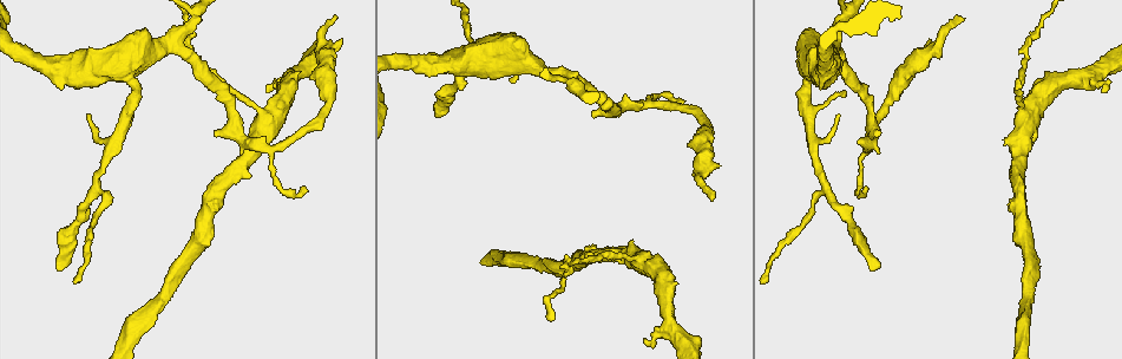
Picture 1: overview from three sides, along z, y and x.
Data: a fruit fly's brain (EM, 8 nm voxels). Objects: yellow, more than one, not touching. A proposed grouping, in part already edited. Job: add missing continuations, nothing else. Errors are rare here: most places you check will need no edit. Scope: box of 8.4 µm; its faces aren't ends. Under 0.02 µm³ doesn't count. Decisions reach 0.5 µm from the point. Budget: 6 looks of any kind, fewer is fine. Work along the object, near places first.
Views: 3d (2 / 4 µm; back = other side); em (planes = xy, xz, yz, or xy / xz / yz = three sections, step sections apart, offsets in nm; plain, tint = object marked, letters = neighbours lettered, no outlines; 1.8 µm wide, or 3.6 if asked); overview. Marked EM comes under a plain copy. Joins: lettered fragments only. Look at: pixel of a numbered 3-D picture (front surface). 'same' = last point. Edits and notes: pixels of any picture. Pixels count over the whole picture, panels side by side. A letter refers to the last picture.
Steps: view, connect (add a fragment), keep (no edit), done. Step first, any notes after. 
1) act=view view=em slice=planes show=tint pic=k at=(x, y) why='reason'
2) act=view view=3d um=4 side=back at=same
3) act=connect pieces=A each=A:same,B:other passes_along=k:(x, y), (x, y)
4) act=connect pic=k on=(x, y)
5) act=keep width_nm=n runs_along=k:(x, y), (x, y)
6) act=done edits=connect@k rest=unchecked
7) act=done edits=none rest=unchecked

act=view view=em slice=planes show=letters pic=1 at=(1101, 90) why='an open end'

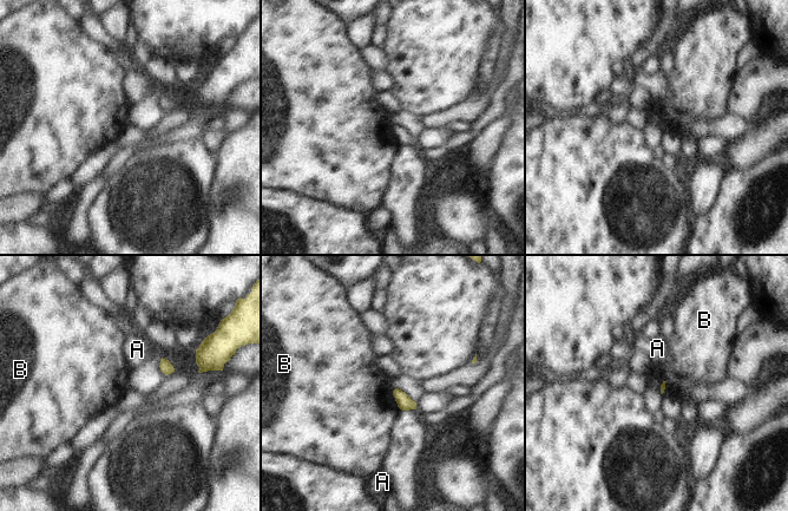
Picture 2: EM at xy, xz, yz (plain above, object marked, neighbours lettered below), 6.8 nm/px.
act=keep each=A:other,B:other border=2:(394, 388), (393, 397), (400, 410) found='none of them fits'

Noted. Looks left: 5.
act=view view=em slice=planes show=tint pic=1 at=(333, 18) why='long arm stops here'

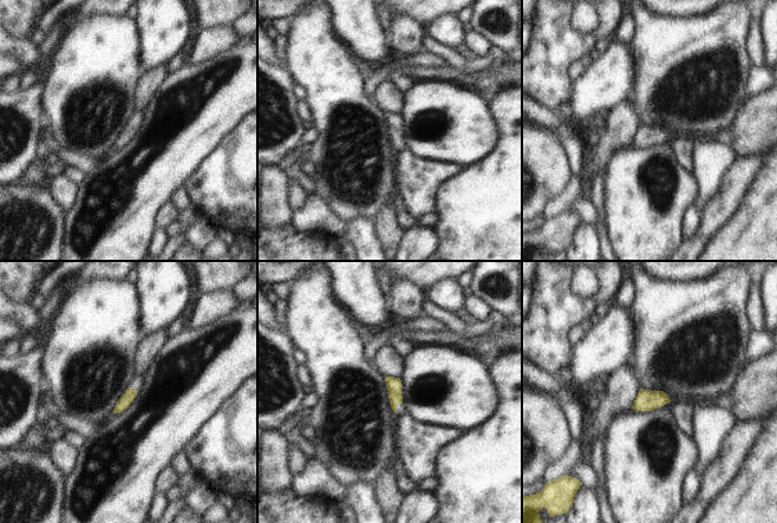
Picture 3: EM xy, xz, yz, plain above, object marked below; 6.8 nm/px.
act=view view=em slice=planes show=letters at=same why='what lies round it'

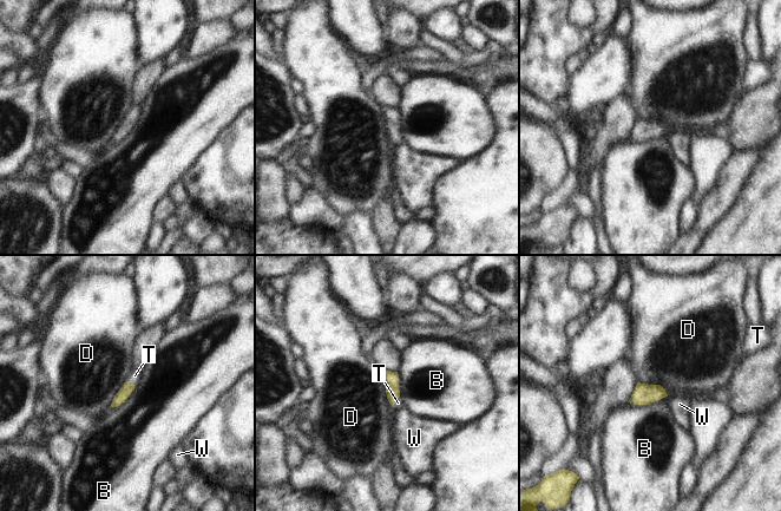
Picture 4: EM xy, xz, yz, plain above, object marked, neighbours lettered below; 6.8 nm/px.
act=connect pieces=T each=B:other,D:other,T:same,W:other found='it goes on there'

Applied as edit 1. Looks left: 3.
act=view view=overview why='redraw'

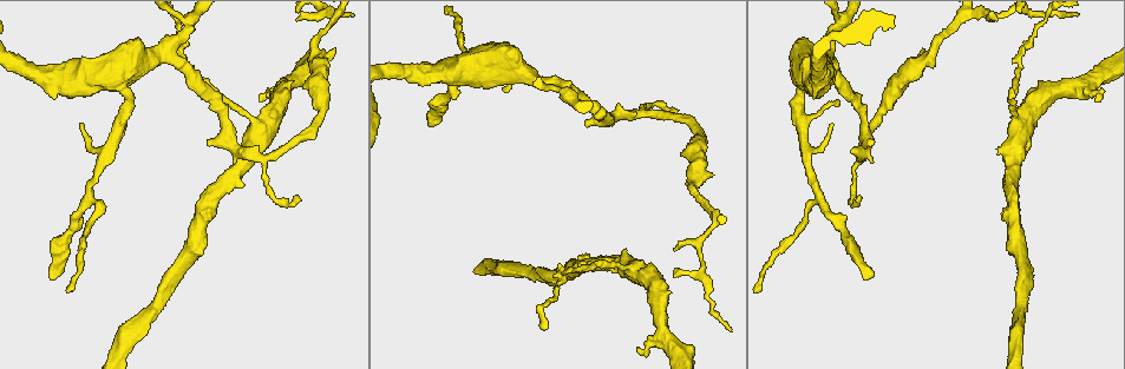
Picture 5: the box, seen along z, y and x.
act=view view=3d um=2 side=back pic=5 at=(836, 26) why='branch point'

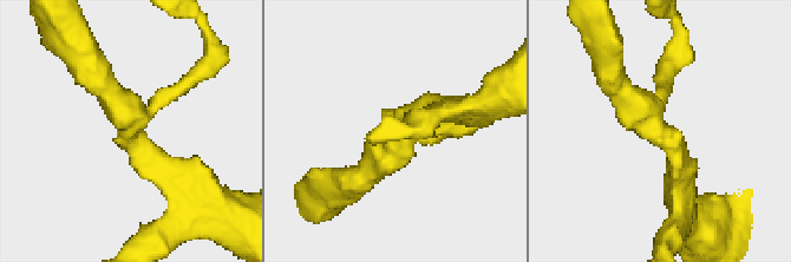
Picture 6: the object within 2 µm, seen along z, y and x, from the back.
act=view view=em slice=planes show=letters pic=6 at=(135, 125) arms=3 arm_widths_nm=170,260,260 why='need the tissue'

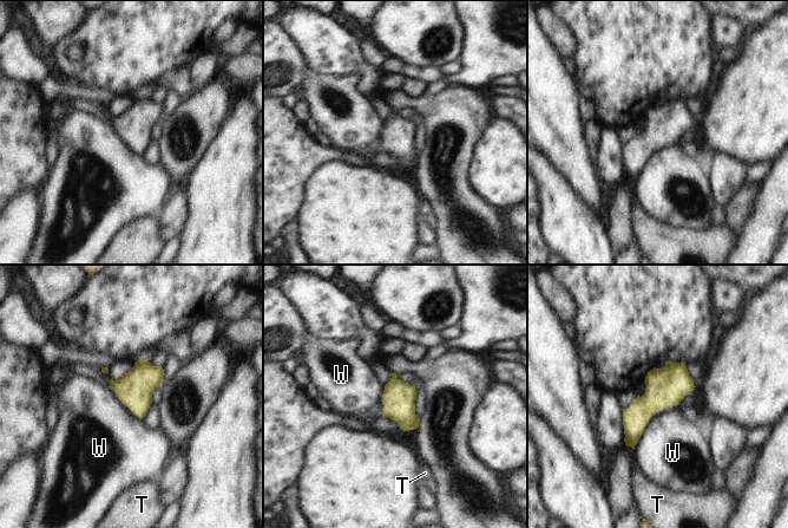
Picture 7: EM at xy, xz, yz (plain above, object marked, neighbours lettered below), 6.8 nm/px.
act=keep longest_contact=W:440nm each=T:other,W:other found='none of them fits'

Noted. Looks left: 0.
act=done edits=connect@4 rest=unchecked

